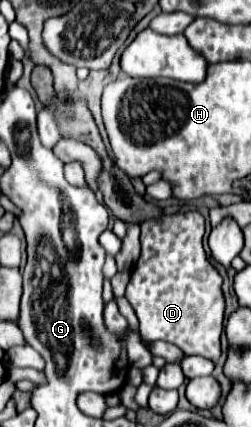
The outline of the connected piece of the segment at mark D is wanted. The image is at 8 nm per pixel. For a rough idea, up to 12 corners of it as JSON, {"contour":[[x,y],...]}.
{"contour":[[197,210],[141,224],[141,338],[217,362],[223,280]]}

